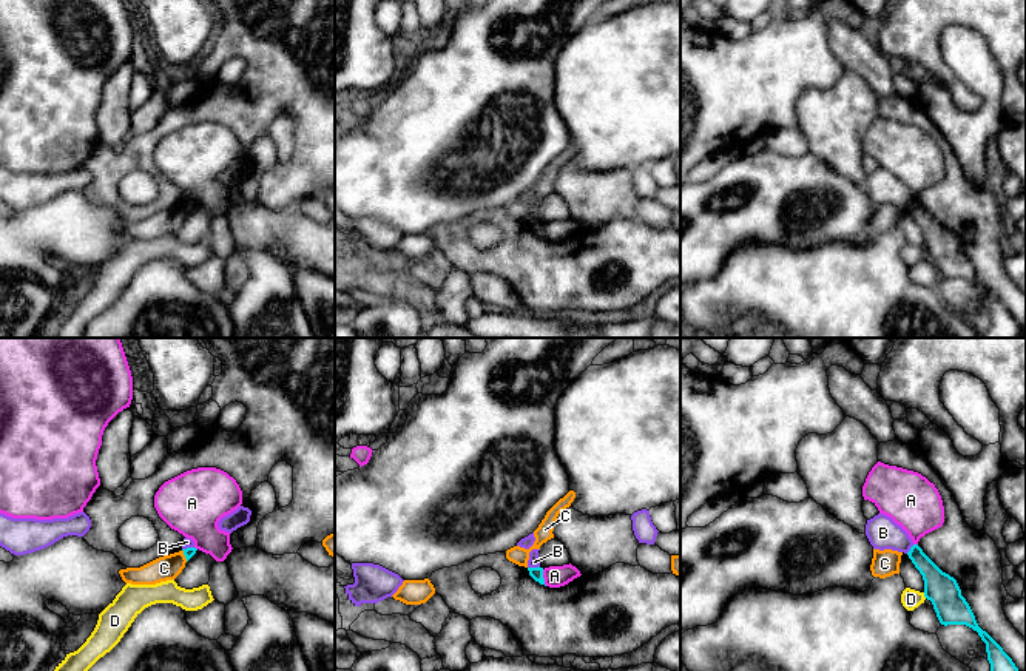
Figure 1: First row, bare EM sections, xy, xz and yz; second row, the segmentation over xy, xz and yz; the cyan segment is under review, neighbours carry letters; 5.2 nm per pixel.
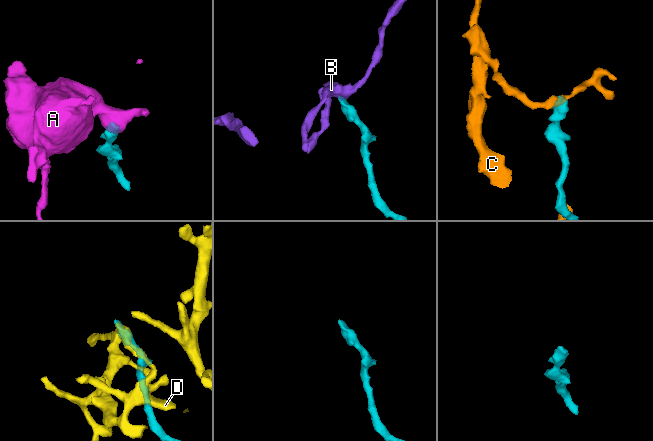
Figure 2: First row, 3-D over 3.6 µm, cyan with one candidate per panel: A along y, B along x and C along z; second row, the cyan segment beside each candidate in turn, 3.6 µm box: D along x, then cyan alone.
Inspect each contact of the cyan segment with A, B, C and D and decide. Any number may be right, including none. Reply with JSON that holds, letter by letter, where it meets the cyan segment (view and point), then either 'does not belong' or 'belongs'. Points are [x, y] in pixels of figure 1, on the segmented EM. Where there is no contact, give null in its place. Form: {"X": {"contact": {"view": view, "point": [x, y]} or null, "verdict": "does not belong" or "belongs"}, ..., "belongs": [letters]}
{"A": {"contact": {"view": "xz", "point": [542, 577]}, "verdict": "does not belong"}, "B": {"contact": {"view": "xz", "point": [533, 568]}, "verdict": "does not belong"}, "C": {"contact": {"view": "xy", "point": [184, 554]}, "verdict": "does not belong"}, "D": {"contact": {"view": "yz", "point": [924, 596]}, "verdict": "does not belong"}, "belongs": []}

